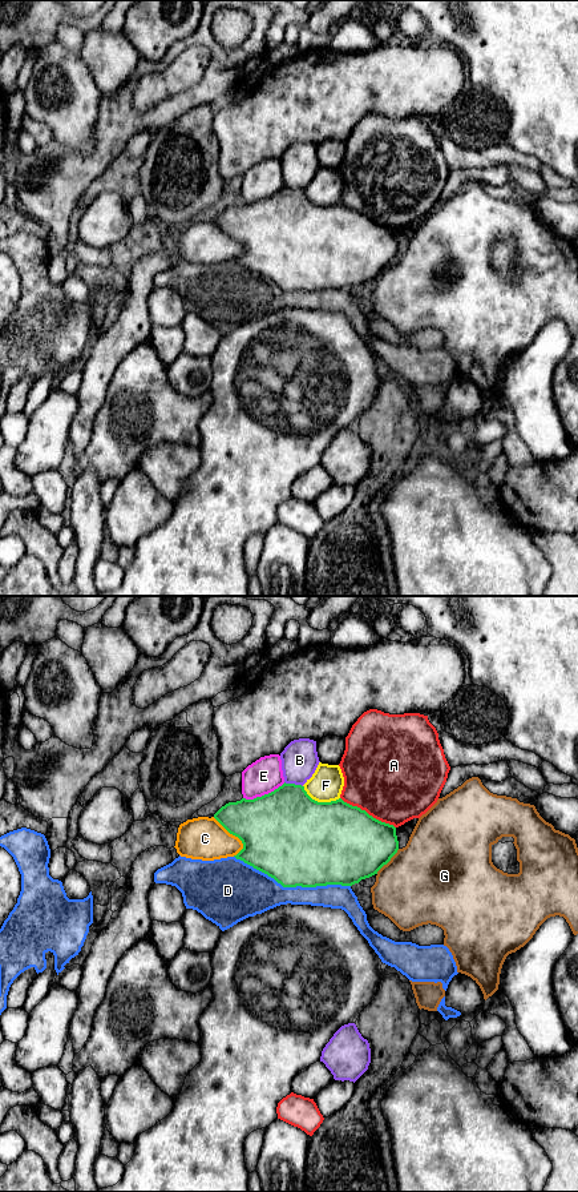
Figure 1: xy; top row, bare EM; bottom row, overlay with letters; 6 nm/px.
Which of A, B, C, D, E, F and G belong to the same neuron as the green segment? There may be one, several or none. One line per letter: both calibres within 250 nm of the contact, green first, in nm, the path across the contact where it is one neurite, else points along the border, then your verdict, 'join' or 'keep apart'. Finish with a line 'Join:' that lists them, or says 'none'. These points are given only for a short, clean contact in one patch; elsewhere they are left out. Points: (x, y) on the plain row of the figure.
A: calibres 500 and 500 nm; keep apart
B: calibres 420 and 220 nm; keep apart
C: calibres 440 and 260 nm; join
D: calibres 500 and 260 nm; keep apart
E: calibres 500 and 200 nm; keep apart
F: calibres 500 and 200 nm; keep apart
G: calibres 440 and 480 nm; keep apart
Join: C

